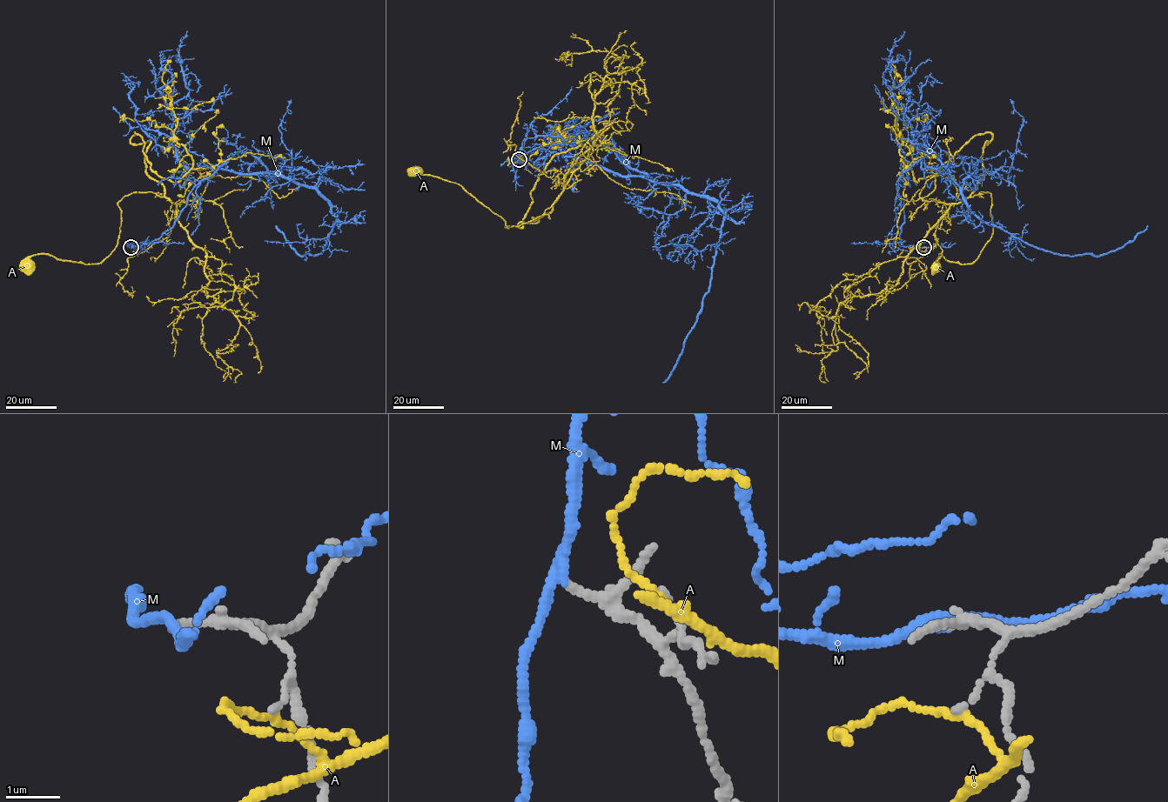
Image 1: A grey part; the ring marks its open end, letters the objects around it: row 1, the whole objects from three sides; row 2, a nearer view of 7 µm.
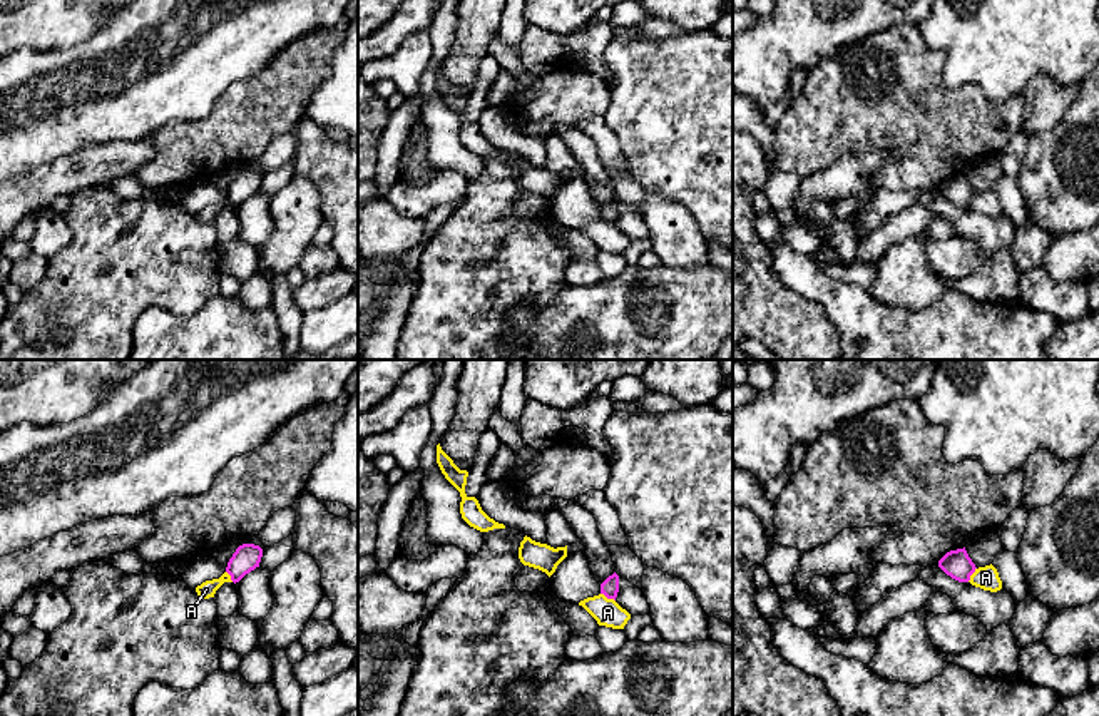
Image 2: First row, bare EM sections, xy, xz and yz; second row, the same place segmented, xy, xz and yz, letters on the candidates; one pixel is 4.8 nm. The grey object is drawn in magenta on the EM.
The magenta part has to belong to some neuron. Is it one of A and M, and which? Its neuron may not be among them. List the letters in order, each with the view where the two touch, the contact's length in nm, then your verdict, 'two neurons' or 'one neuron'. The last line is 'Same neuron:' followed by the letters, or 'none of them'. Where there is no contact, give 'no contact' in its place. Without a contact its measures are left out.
A: contact in xz; length 80 nm; two neurons
M: no contact; one neuron
Same neuron: M

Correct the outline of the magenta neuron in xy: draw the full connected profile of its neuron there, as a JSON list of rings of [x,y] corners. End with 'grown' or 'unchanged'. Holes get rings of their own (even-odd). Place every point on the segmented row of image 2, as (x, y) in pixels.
[[[243,544],[236,549],[233,557],[227,562],[226,572],[231,575],[231,580],[236,584],[246,574],[259,567],[263,557],[263,549],[254,544]]]; unchanged

